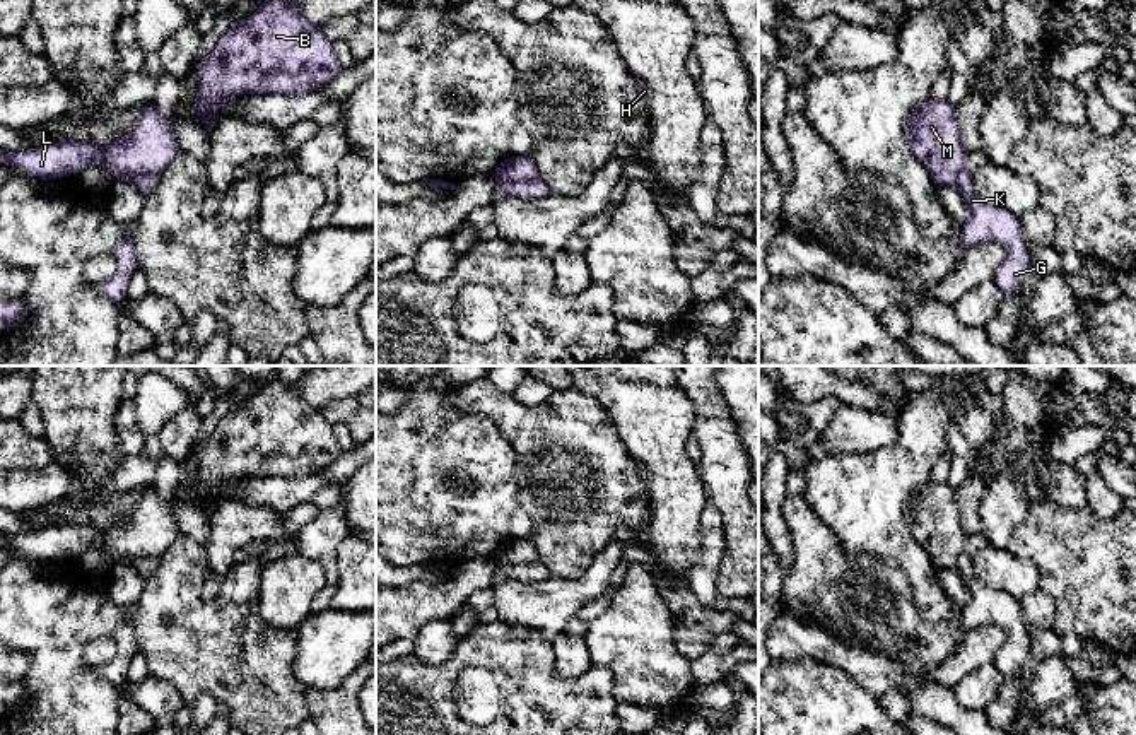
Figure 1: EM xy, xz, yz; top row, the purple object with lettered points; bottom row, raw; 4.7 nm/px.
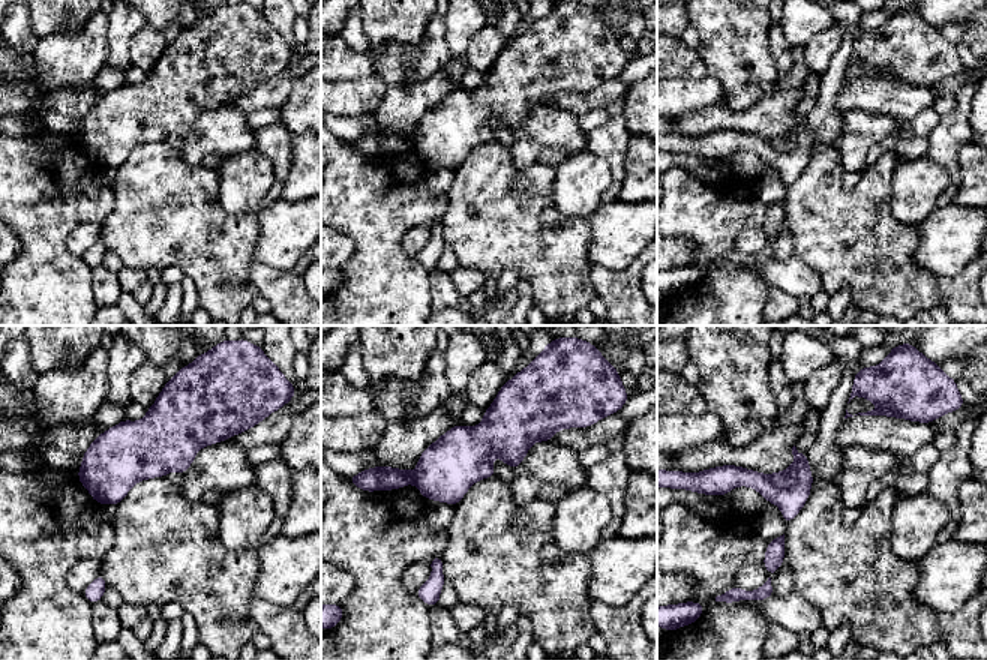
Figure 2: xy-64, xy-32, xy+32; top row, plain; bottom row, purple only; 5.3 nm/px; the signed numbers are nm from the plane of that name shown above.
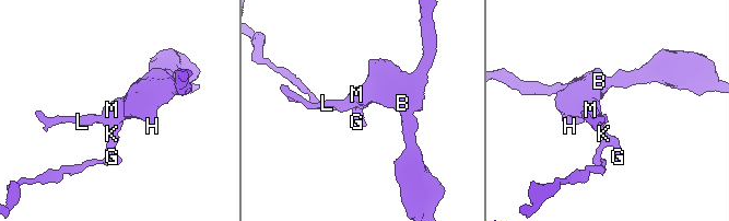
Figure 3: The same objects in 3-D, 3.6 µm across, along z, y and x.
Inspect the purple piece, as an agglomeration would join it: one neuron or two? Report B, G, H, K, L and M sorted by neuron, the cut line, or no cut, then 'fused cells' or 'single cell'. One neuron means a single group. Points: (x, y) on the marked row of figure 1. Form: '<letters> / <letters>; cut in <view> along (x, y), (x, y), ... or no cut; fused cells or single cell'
B H M / G K L; cut in xy along (159, 171), (120, 175), (117, 178); fused cells

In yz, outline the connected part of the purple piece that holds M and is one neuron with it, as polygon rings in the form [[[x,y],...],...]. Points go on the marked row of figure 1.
[[[926,99],[905,123],[905,140],[938,188],[957,183],[967,162],[955,106]]]

